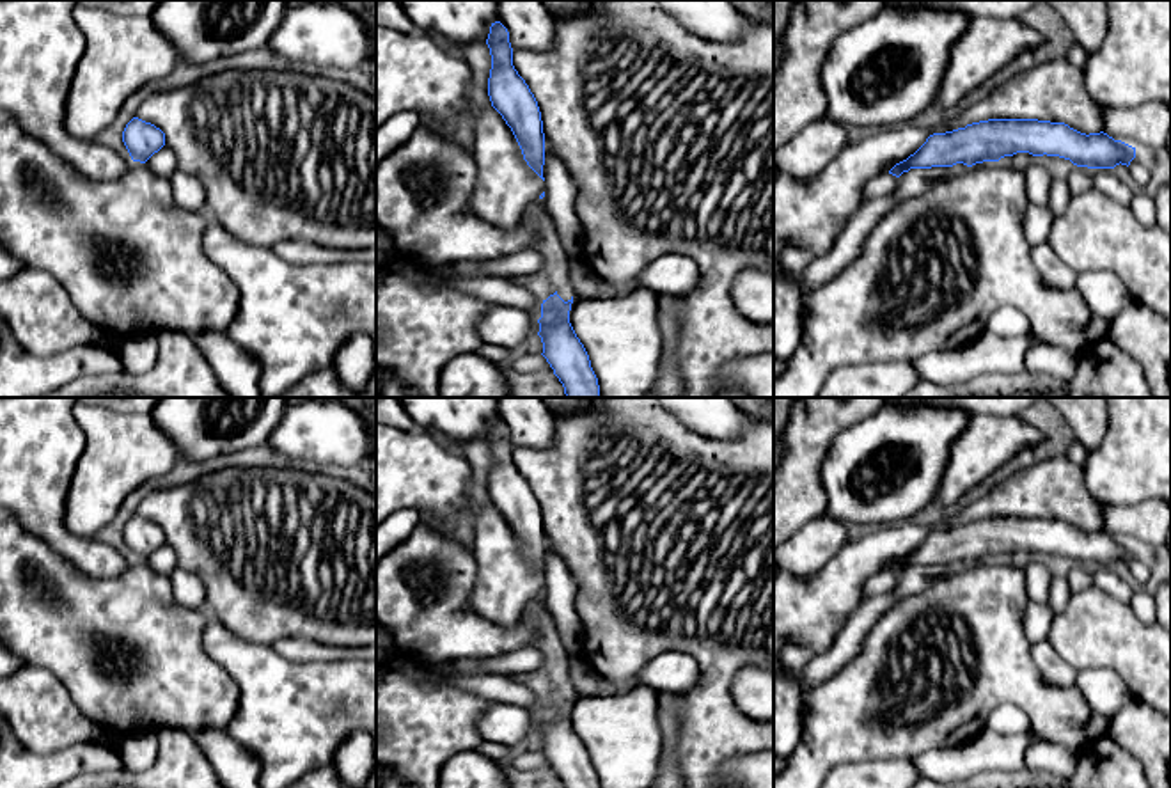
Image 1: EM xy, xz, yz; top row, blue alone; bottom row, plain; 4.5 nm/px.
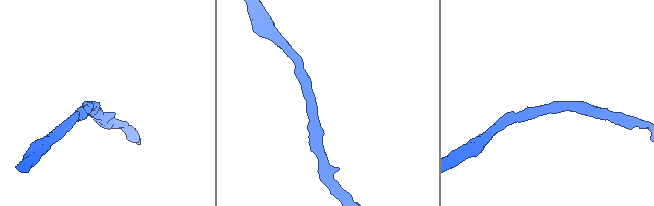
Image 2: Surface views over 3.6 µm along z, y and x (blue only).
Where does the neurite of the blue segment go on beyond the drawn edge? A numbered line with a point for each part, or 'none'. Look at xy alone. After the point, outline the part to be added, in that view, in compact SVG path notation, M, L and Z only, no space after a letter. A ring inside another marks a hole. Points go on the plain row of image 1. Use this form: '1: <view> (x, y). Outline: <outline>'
none

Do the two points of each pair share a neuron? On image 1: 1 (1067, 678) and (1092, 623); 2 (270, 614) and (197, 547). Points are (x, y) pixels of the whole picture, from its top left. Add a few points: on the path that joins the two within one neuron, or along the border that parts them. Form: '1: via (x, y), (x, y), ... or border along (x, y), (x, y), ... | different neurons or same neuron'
1: border along (1045, 639), (1076, 671) | different neurons
2: via (251, 607), (210, 567) | same neuron

